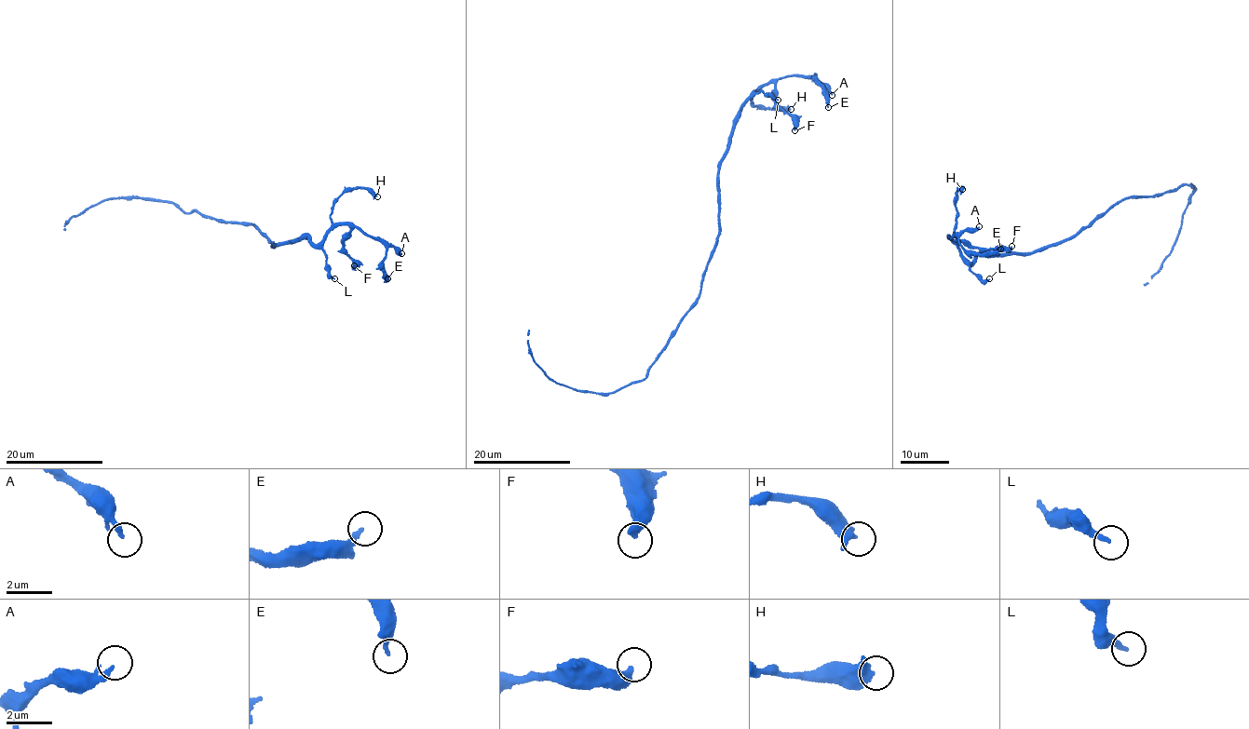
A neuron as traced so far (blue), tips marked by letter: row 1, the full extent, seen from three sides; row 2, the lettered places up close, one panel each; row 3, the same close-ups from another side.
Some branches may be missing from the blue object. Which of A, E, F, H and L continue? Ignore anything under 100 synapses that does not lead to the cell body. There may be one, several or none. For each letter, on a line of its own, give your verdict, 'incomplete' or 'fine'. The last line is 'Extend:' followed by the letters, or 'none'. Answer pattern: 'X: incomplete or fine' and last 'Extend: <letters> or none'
A: fine
E: fine
F: fine
H: fine
L: fine
Extend: none

